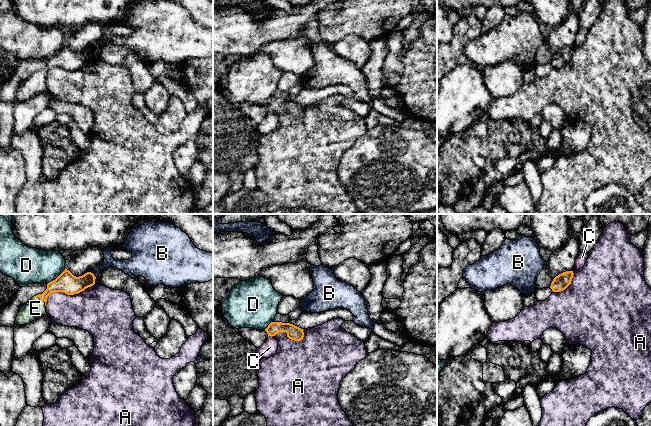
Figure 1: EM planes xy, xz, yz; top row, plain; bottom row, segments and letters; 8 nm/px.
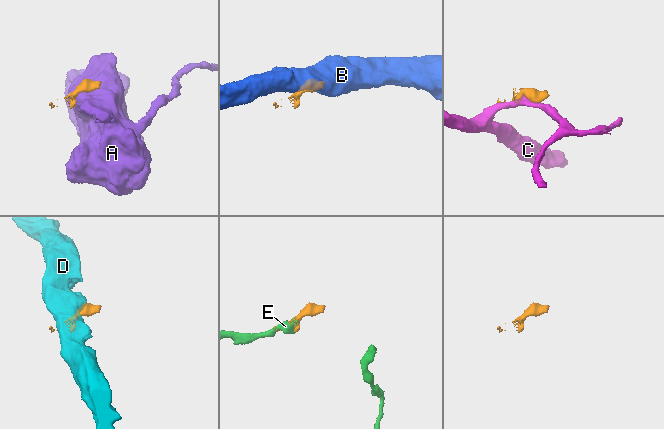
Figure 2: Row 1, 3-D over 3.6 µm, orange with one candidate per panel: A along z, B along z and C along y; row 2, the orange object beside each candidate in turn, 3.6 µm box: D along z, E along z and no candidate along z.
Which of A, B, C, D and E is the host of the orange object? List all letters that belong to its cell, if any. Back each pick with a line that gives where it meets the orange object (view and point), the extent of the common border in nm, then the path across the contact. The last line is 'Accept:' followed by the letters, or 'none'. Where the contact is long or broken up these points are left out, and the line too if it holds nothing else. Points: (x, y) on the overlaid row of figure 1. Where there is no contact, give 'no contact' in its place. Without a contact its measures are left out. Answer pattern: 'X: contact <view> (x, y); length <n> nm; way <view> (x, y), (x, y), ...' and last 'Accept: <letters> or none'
E: contact xy (41, 300); length 130 nm
Accept: E

